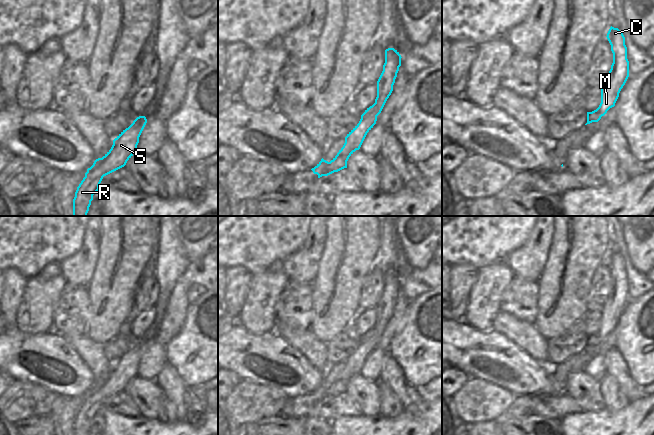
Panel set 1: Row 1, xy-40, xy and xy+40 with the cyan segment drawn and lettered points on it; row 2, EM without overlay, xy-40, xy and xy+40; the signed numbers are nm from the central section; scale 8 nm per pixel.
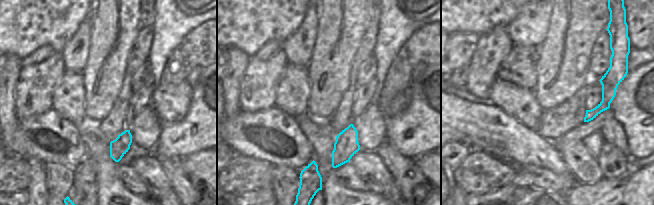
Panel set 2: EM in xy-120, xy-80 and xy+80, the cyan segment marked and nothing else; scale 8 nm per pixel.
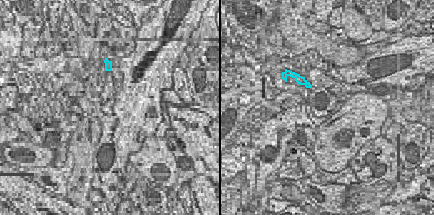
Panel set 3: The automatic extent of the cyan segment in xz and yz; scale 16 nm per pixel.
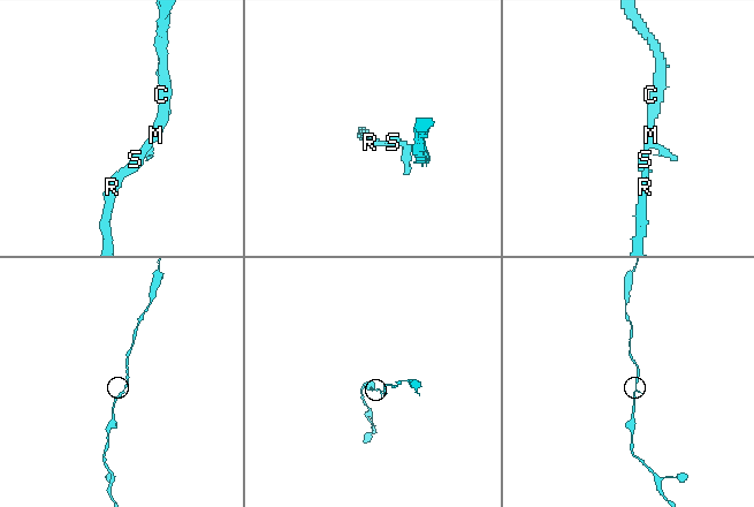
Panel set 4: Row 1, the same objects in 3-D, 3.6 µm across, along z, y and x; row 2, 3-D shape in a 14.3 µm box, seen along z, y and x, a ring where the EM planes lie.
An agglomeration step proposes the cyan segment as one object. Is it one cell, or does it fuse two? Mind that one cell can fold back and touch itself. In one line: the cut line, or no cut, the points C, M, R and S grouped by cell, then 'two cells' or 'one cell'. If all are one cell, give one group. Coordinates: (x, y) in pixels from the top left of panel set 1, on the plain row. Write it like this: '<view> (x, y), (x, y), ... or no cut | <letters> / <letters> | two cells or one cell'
no cut | C M R S | one cell

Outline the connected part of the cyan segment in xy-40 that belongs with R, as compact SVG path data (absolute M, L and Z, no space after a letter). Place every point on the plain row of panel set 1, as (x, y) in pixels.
M145 340L137 341L114 364L111 373L94 385L77 411L73 423L73 435L89 435L93 419L99 414L104 400L124 391L137 376L139 361L147 347Z

